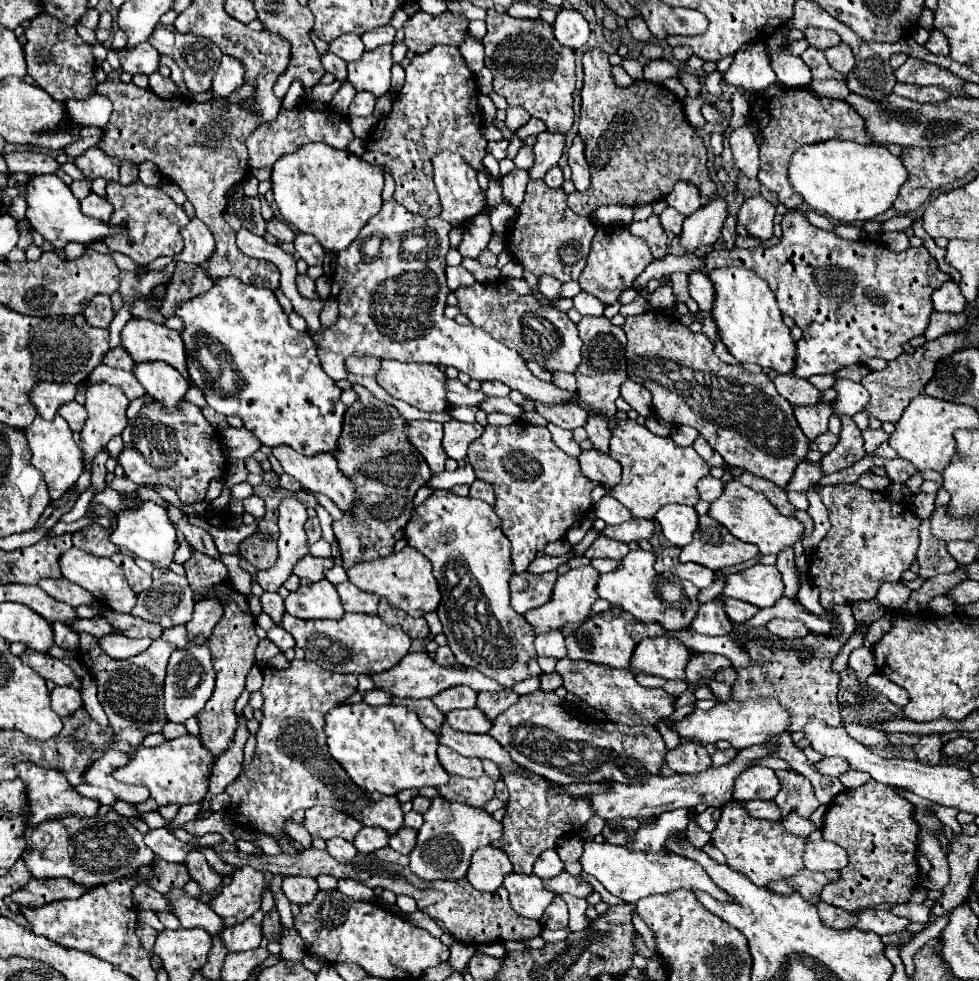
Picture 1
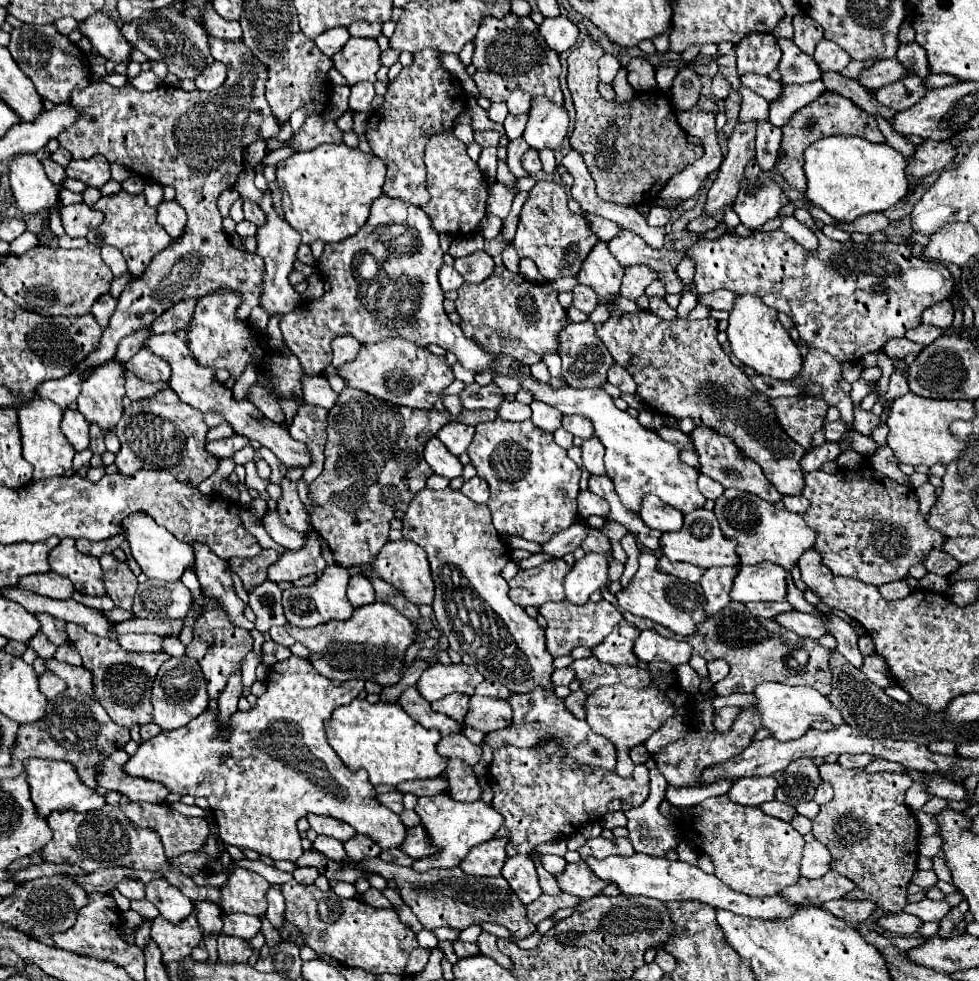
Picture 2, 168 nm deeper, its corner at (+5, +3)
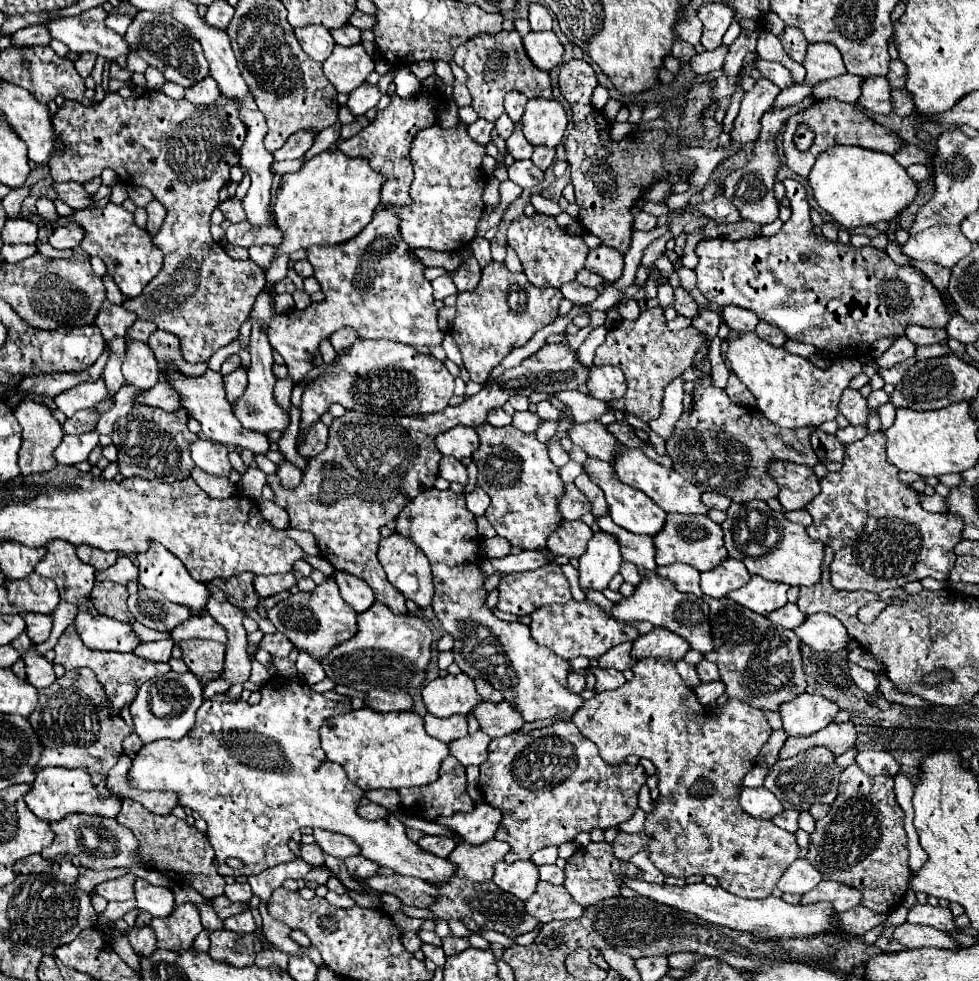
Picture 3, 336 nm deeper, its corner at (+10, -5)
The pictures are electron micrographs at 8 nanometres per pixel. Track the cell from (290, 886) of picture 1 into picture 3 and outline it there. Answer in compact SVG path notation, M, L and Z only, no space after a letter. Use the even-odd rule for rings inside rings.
M322 864L322 866L314 866L314 868L308 872L308 876L304 876L304 882L306 882L306 886L310 886L310 888L314 890L314 888L326 884L328 878L330 878L330 872L328 872L326 866Z

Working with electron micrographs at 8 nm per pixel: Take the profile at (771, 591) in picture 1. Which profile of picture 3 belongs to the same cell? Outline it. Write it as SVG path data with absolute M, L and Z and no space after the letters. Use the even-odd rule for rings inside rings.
M752 576L746 586L728 592L728 596L732 600L736 600L738 604L766 616L772 610L786 606L788 588L790 586L786 586L786 584L774 584L770 580L764 580L762 576Z

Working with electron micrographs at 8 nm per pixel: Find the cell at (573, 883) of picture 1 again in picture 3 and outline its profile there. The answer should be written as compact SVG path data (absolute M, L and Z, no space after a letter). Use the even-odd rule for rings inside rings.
M592 842L586 848L578 848L574 852L574 856L568 858L564 872L566 872L566 880L564 880L566 890L582 906L592 906L600 900L618 896L624 878L638 878L640 876L640 870L634 864L616 860L616 856L612 854L612 846L608 842Z

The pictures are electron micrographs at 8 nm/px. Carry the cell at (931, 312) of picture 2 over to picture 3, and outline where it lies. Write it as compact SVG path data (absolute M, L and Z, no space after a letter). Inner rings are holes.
M906 326L906 338L916 346L930 346L946 342L948 334L944 328L922 328L922 326Z

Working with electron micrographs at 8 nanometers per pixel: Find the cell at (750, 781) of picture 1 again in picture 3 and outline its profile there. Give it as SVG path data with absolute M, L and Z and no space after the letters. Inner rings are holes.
M764 786L744 788L742 794L740 794L740 806L750 816L764 818L764 820L770 820L770 818L778 816L784 810L780 800L770 790L766 790Z

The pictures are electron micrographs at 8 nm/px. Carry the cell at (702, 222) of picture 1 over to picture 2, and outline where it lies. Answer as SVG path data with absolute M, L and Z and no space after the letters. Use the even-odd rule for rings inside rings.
M755 122L737 124L729 138L727 158L721 162L721 172L707 192L703 216L711 216L735 202L745 166L755 156Z

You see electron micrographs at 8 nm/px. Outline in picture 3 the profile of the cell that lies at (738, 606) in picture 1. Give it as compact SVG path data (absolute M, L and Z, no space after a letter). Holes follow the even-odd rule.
M786 604L786 606L782 606L782 608L774 610L774 612L770 612L768 618L770 618L774 624L778 624L778 626L784 626L784 628L794 630L794 628L798 628L798 626L806 620L806 614L800 612L796 604Z

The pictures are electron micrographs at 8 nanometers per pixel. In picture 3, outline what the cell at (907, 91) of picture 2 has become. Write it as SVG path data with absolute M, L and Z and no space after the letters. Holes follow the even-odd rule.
M868 76L864 78L860 90L862 92L860 92L858 104L862 104L862 108L876 112L876 114L892 114L888 80L878 78L878 76Z

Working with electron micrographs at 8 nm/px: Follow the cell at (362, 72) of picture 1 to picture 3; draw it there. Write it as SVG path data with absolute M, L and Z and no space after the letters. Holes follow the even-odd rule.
M362 44L348 48L334 46L332 54L322 62L322 70L336 92L350 94L374 70L374 60L366 54Z

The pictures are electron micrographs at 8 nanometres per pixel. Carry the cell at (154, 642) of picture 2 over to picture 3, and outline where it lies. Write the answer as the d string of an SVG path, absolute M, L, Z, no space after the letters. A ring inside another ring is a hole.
M172 638L160 640L160 642L142 642L134 650L134 654L152 662L168 662L172 658L172 646L174 646Z

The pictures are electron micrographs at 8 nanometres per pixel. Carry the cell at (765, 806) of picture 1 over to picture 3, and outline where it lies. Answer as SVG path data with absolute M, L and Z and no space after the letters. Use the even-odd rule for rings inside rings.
M784 810L782 814L778 814L772 822L784 830L790 830L790 832L796 832L798 830L798 812L796 810Z

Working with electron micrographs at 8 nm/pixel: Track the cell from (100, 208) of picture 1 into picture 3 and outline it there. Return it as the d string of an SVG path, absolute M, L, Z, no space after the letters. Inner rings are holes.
M68 224L66 228L56 228L48 238L52 248L76 248L82 242L82 228L78 224Z

